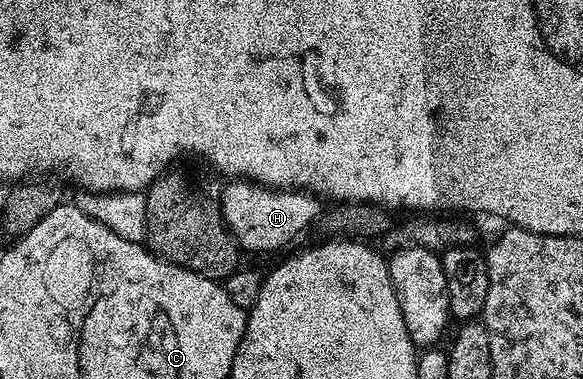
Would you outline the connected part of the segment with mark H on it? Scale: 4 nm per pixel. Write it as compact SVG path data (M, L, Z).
M228 181L219 192L224 224L241 252L280 251L300 234L307 232L322 214L317 196L299 189L273 189L251 181Z

